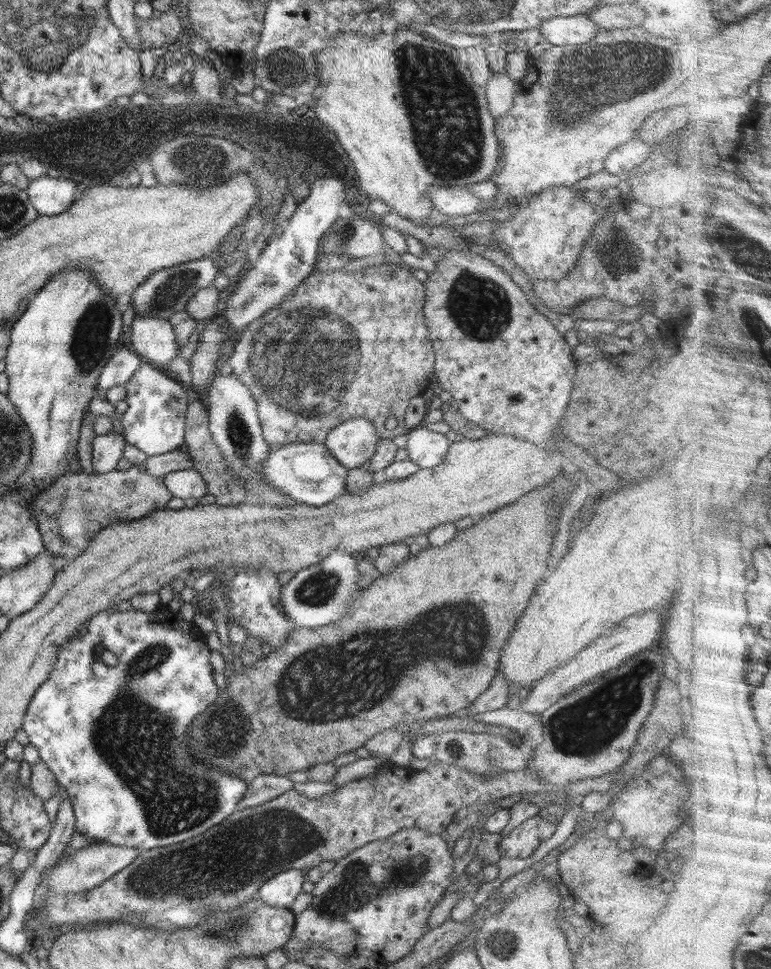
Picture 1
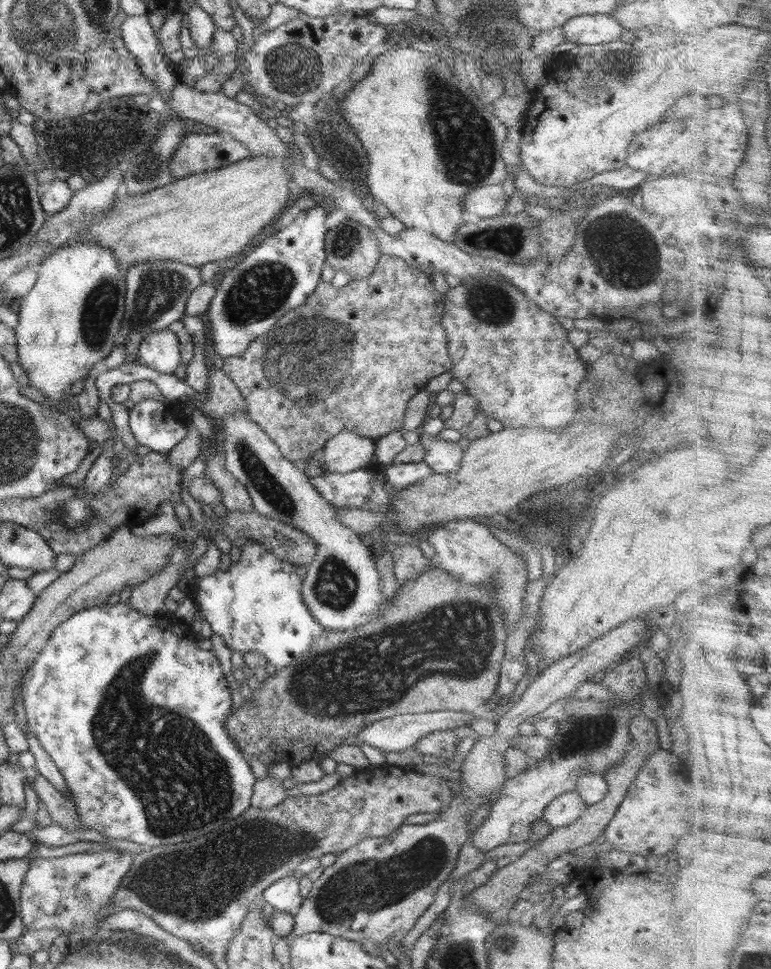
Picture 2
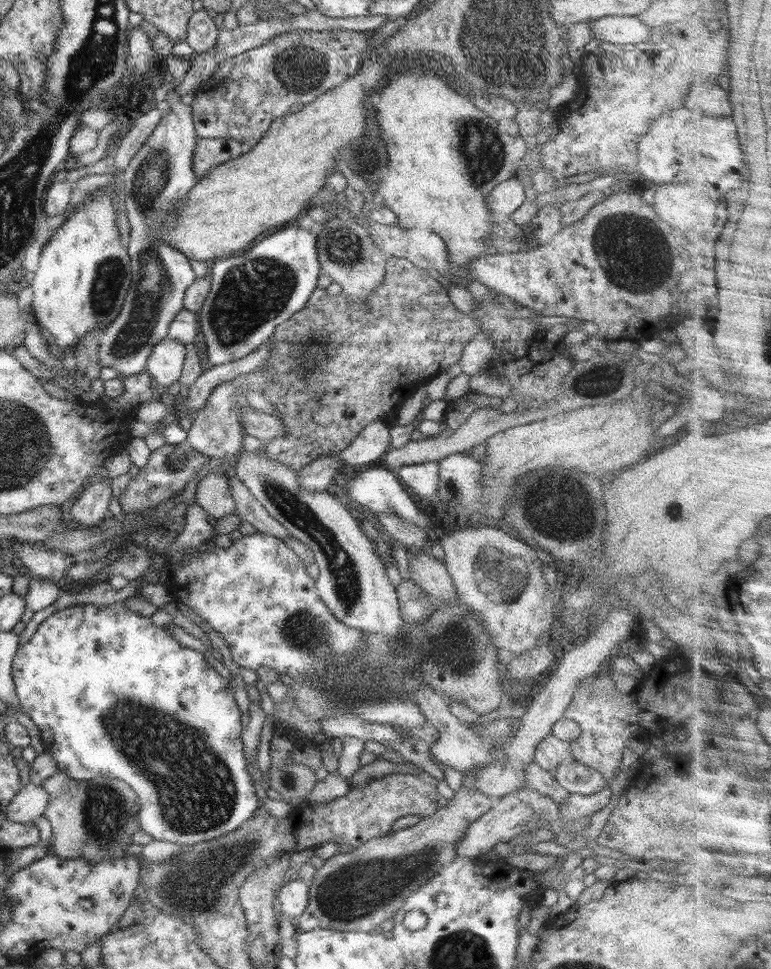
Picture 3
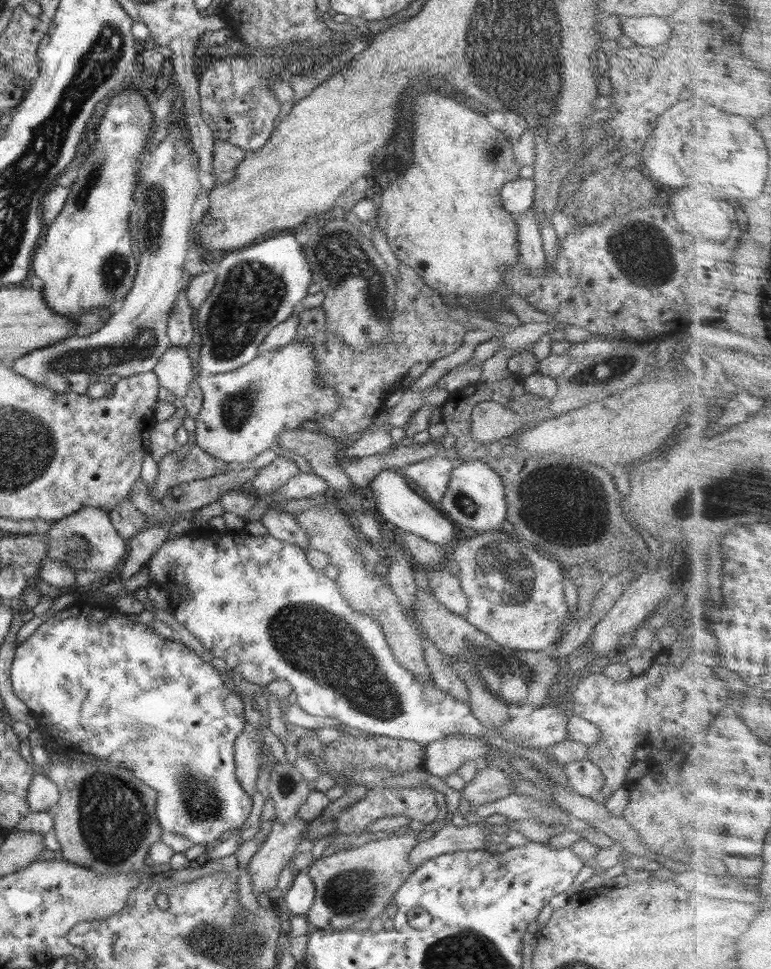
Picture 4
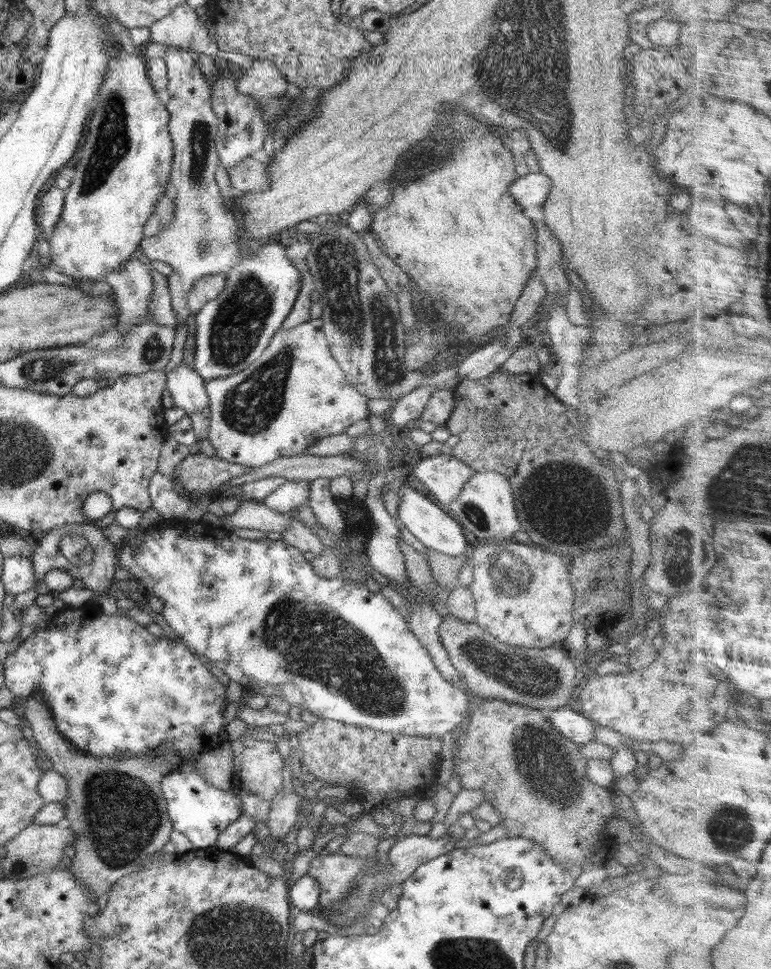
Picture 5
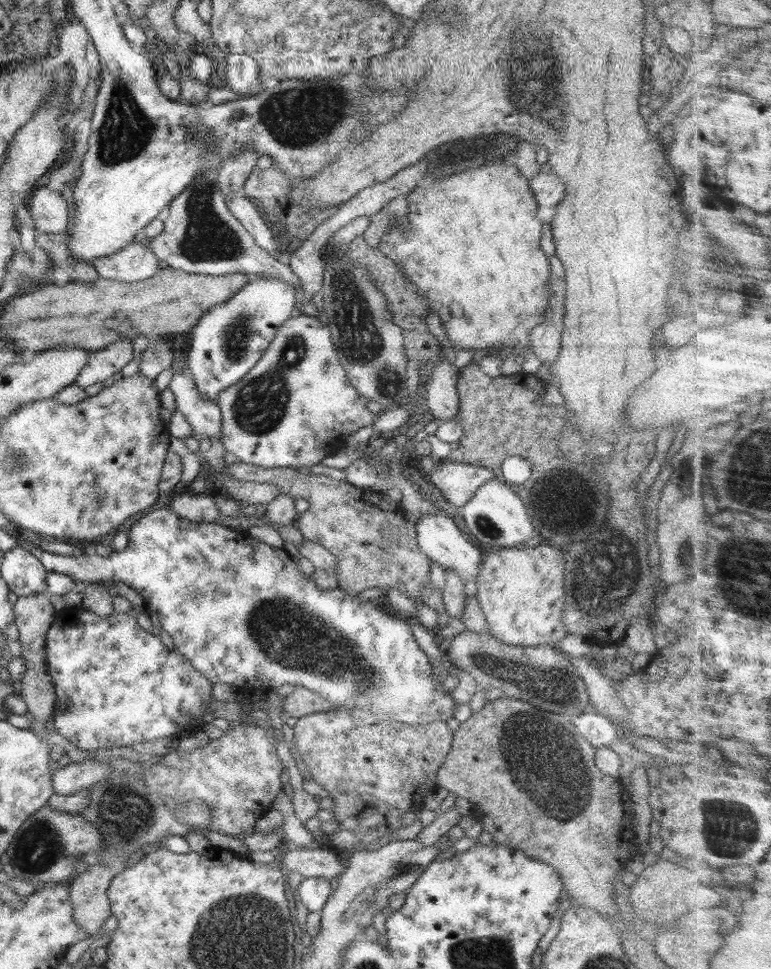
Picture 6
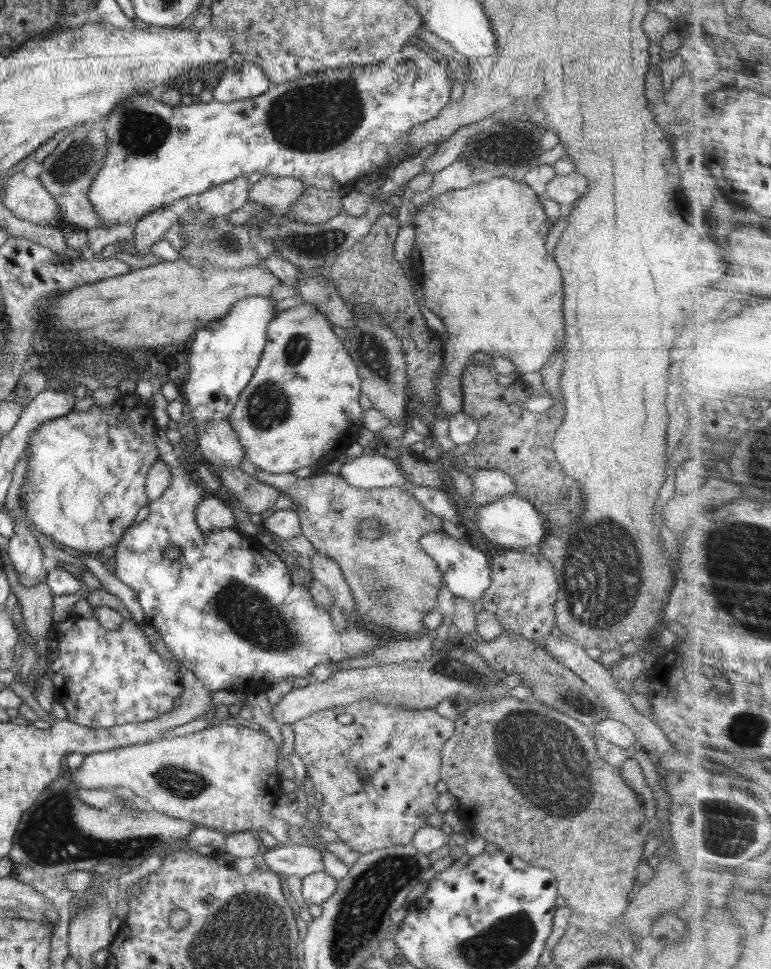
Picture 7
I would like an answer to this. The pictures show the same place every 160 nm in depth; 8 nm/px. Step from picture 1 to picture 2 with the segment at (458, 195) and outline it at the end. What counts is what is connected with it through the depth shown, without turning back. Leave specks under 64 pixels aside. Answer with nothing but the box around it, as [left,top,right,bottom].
[462,184,510,224]

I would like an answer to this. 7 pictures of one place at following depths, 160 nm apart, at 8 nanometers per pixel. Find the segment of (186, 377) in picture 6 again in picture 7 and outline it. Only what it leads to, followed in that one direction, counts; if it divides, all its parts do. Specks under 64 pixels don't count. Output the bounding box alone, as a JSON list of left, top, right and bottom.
[194,421,245,470]

